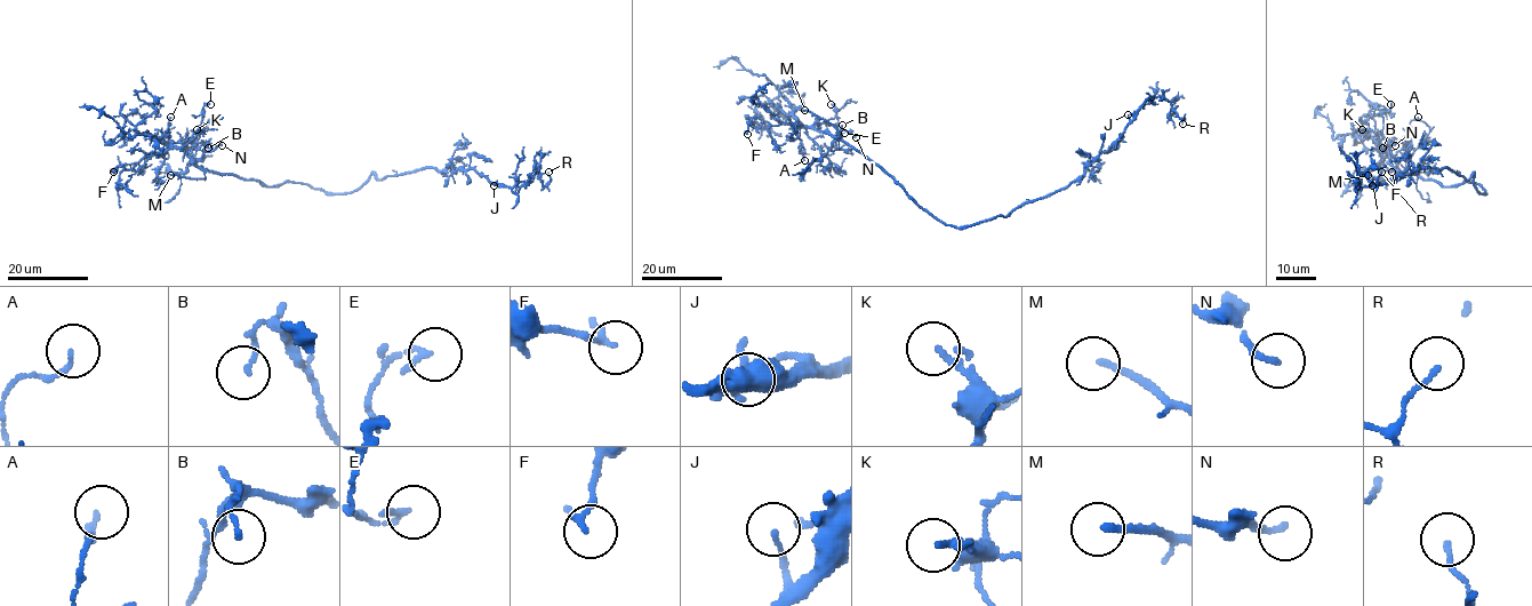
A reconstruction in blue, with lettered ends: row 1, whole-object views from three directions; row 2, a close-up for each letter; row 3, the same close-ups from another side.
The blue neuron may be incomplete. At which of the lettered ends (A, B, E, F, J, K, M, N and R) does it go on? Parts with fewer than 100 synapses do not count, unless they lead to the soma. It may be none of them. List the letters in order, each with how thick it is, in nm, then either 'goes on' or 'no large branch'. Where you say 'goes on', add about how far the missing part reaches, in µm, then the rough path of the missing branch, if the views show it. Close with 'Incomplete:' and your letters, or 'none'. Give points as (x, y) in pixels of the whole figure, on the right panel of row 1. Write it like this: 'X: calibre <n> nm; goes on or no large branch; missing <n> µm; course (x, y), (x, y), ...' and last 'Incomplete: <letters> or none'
A: calibre 140 nm; no large branch
B: calibre 120 nm; no large branch
E: calibre 160 nm; no large branch
F: calibre 190 nm; no large branch
J: calibre 120 nm; no large branch
K: calibre 200 nm; no large branch
M: calibre 180 nm; goes on; missing 110 µm
N: calibre 180 nm; no large branch
R: calibre 130 nm; no large branch
Incomplete: M

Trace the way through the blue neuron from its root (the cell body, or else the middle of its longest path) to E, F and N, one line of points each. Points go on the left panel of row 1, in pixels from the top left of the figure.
E: (320, 190), (293, 182), (263, 186), (256, 180), (201, 168), (184, 146), (200, 127), (202, 106), (210, 104)
F: (320, 190), (293, 182), (263, 186), (256, 180), (207, 172), (176, 148), (145, 154), (113, 172)
N: (320, 190), (293, 182), (263, 186), (207, 172), (173, 143), (183, 142), (195, 159), (210, 143), (222, 145)

